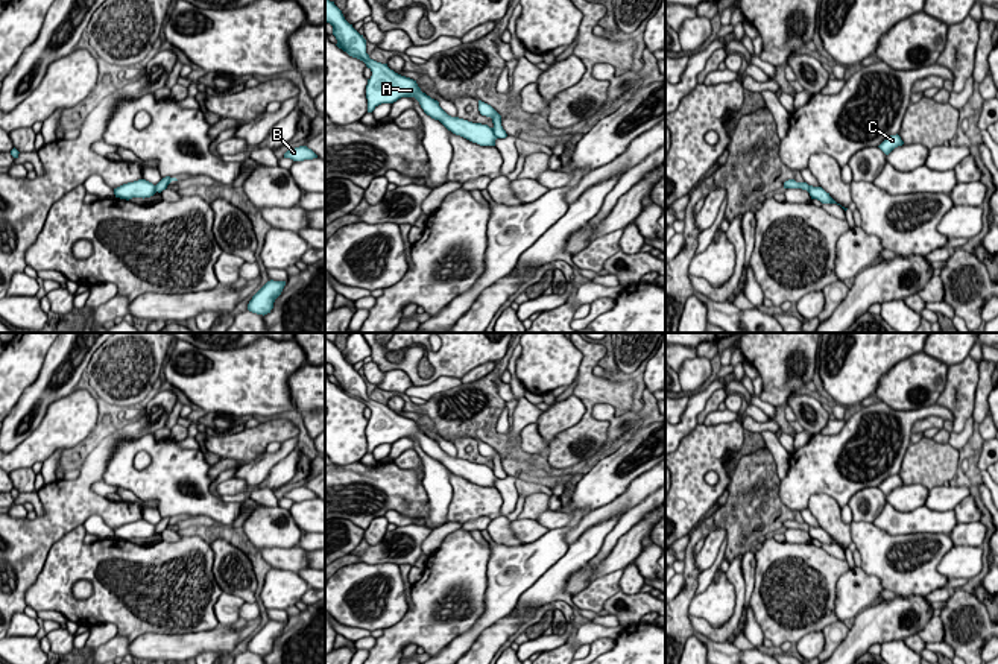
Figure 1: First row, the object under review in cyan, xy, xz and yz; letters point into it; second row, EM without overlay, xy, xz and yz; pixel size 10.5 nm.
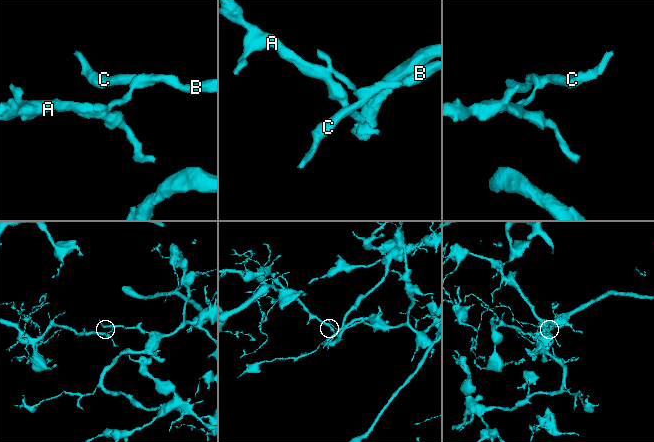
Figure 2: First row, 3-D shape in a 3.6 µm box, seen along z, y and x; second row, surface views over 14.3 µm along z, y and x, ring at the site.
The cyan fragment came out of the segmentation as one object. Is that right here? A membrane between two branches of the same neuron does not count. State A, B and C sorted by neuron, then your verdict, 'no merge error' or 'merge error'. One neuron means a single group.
A / B C | merge error

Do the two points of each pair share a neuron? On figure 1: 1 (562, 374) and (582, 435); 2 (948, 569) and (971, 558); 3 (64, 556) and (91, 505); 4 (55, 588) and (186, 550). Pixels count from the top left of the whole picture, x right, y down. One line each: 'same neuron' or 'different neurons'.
1: different neurons
2: same neuron
3: different neurons
4: same neuron

